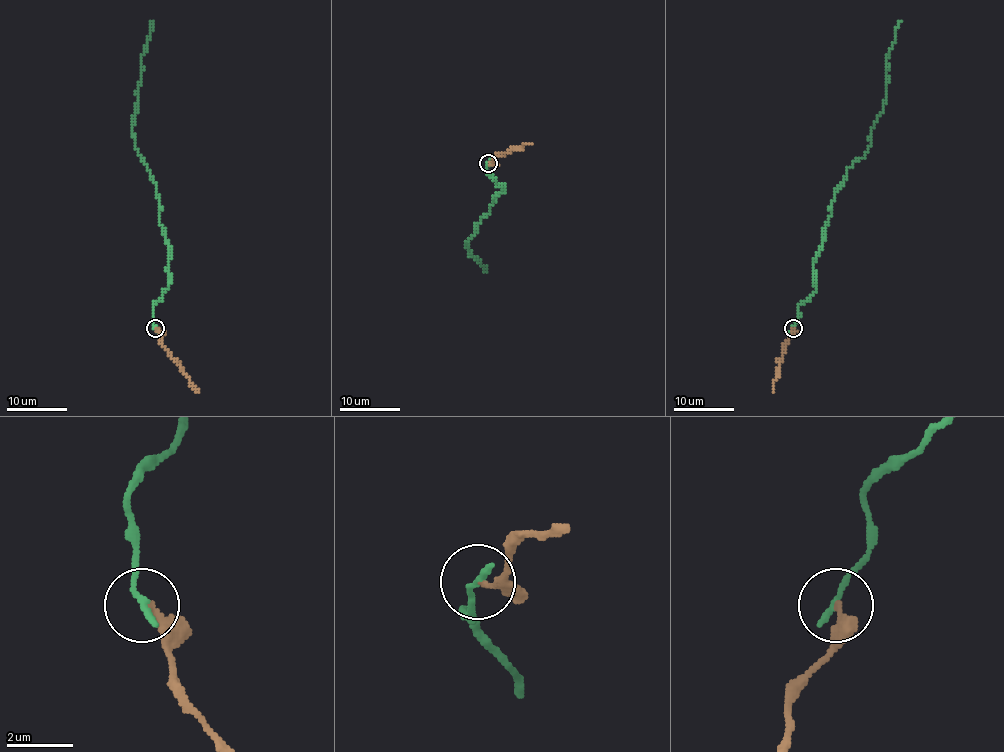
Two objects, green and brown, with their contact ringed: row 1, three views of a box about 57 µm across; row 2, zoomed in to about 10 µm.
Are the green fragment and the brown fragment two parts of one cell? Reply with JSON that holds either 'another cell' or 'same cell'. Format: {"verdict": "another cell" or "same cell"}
{"verdict": "another cell"}

